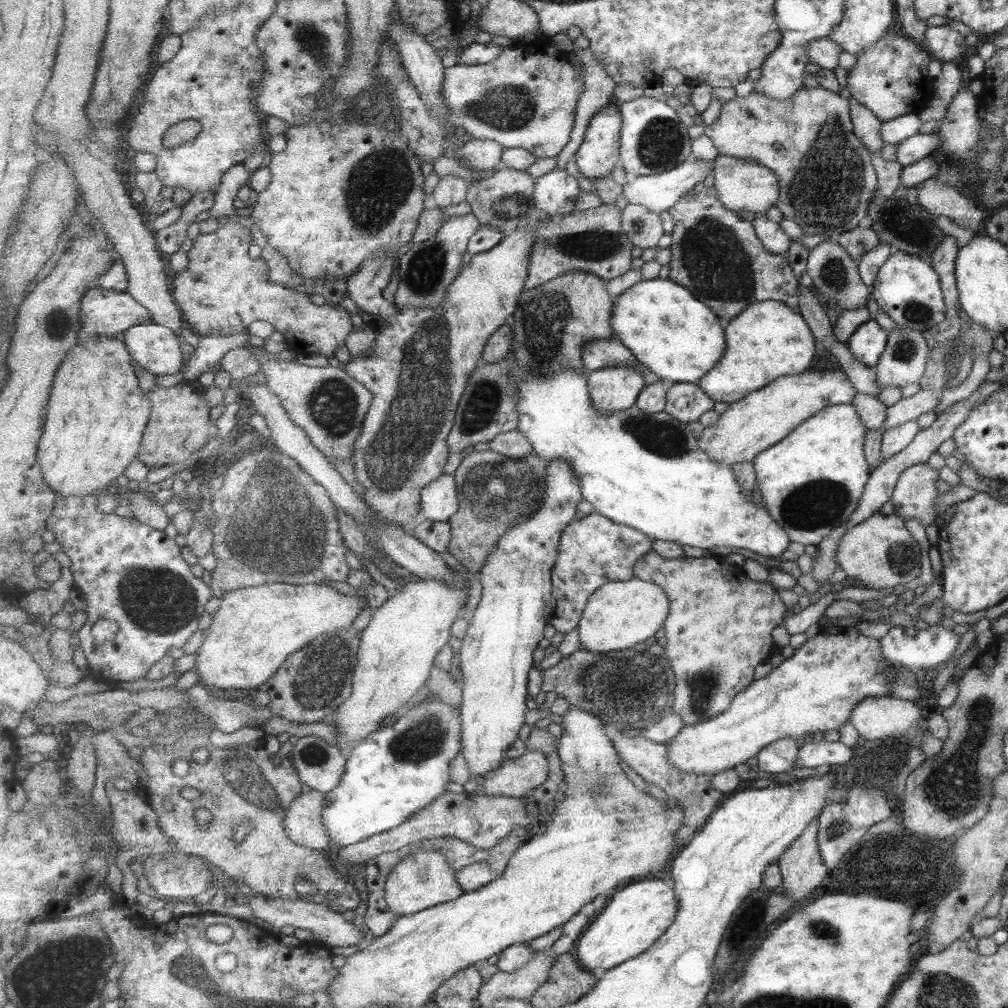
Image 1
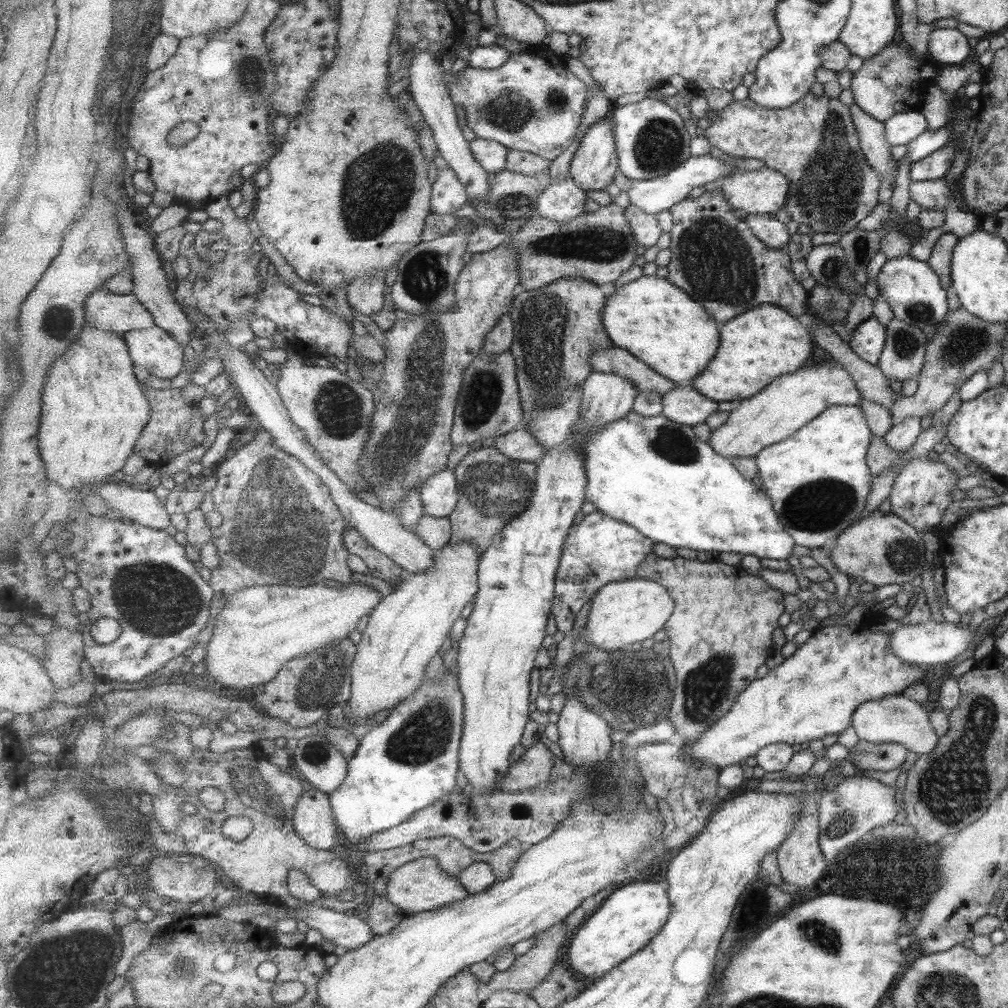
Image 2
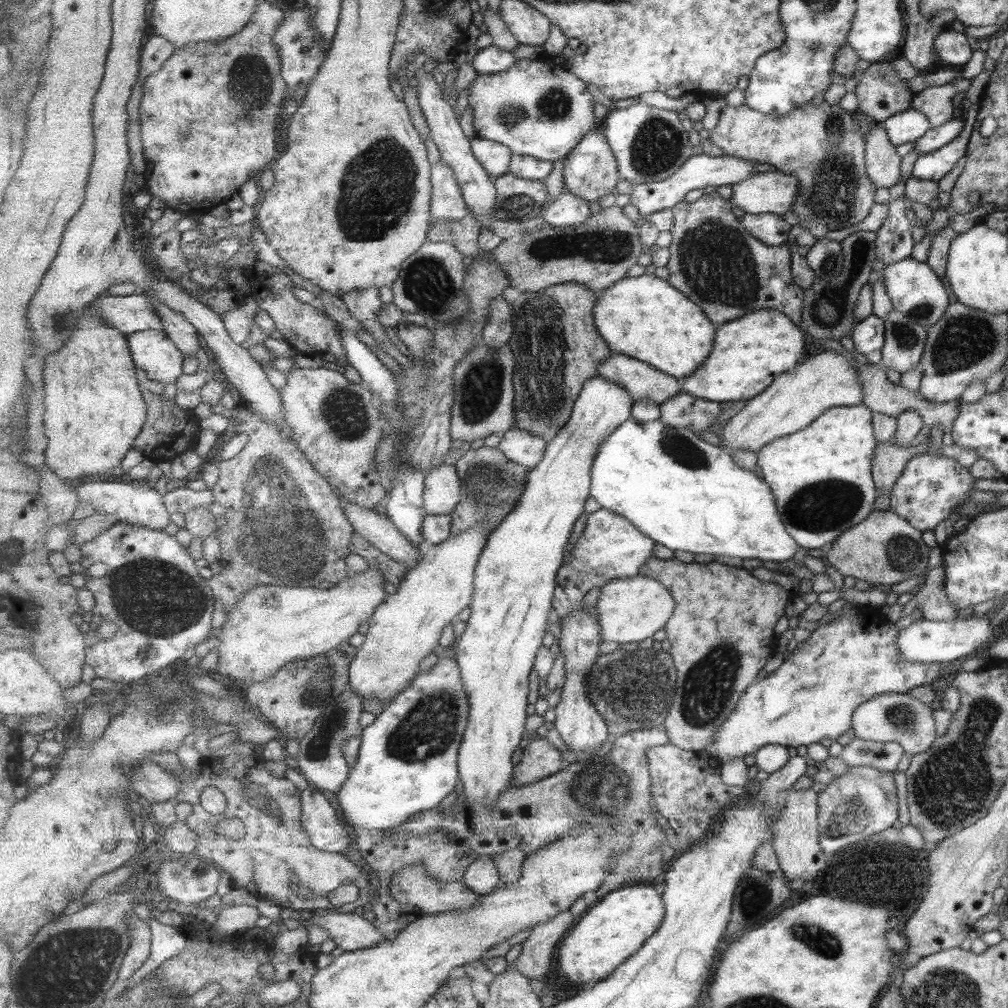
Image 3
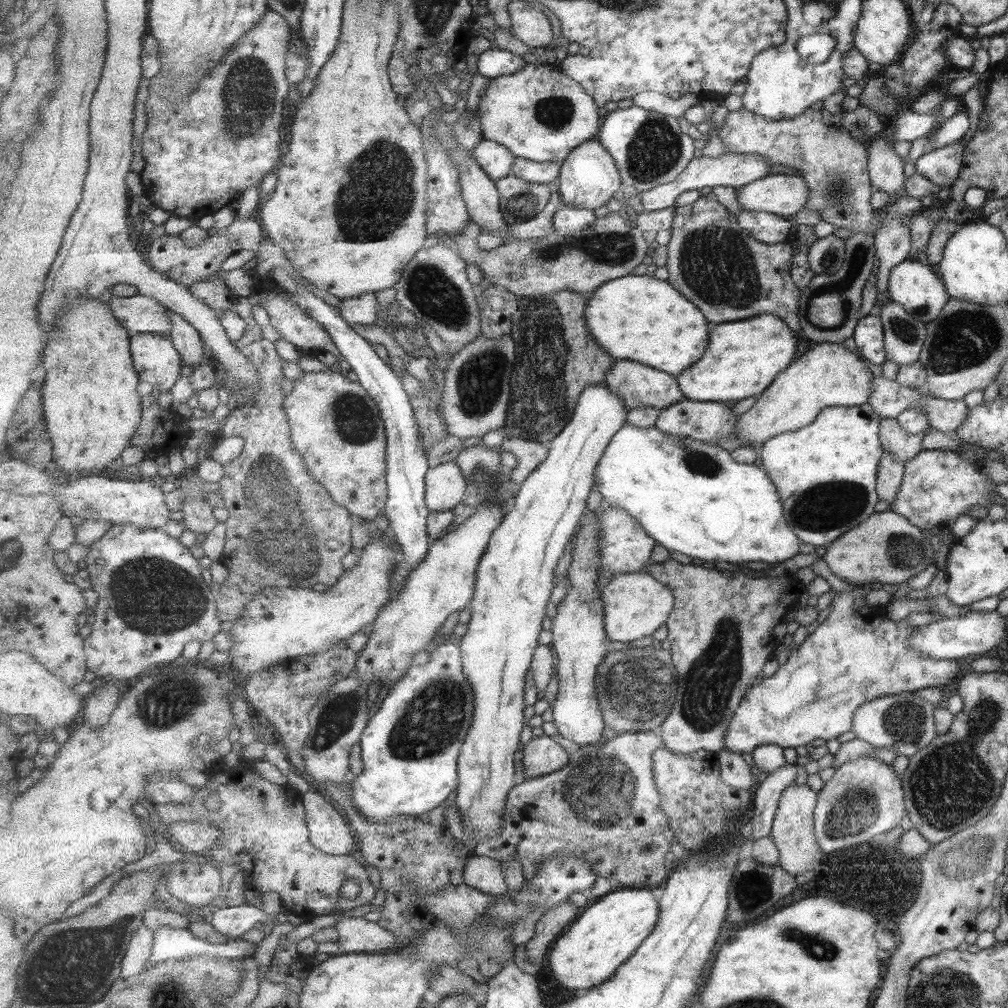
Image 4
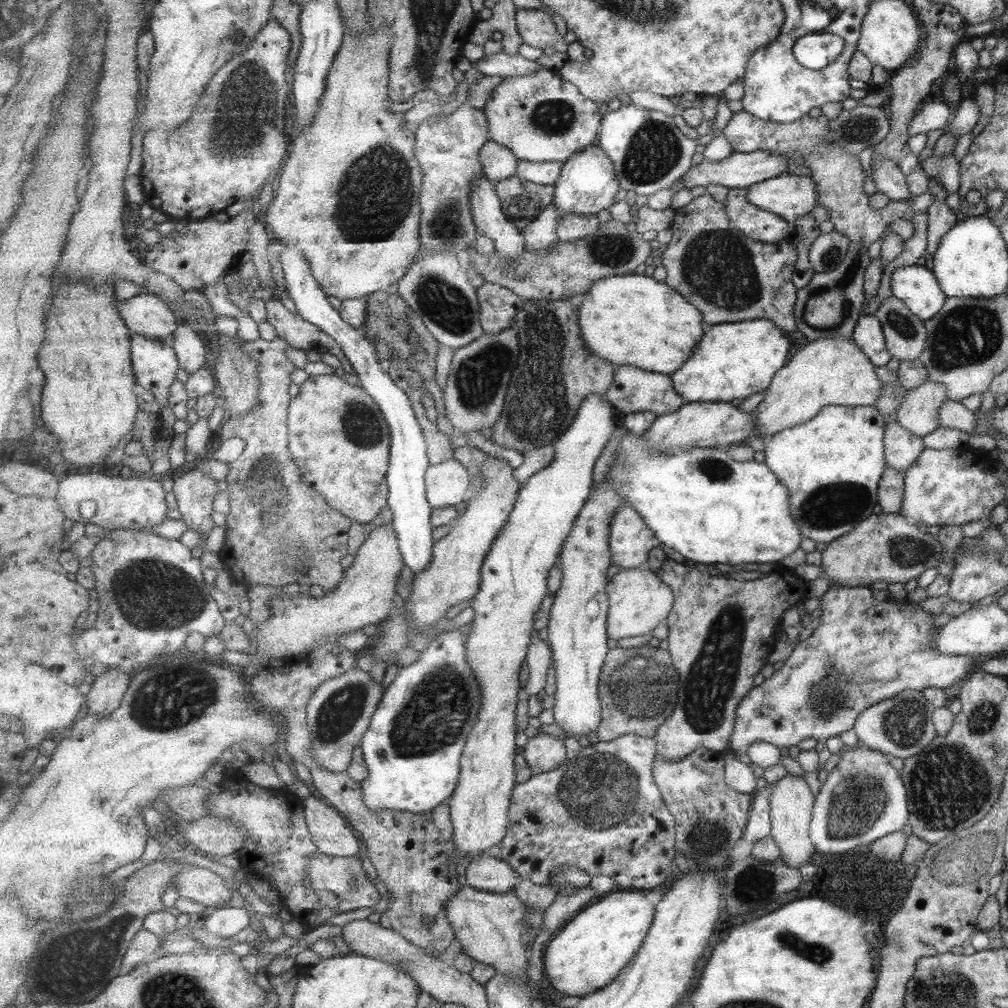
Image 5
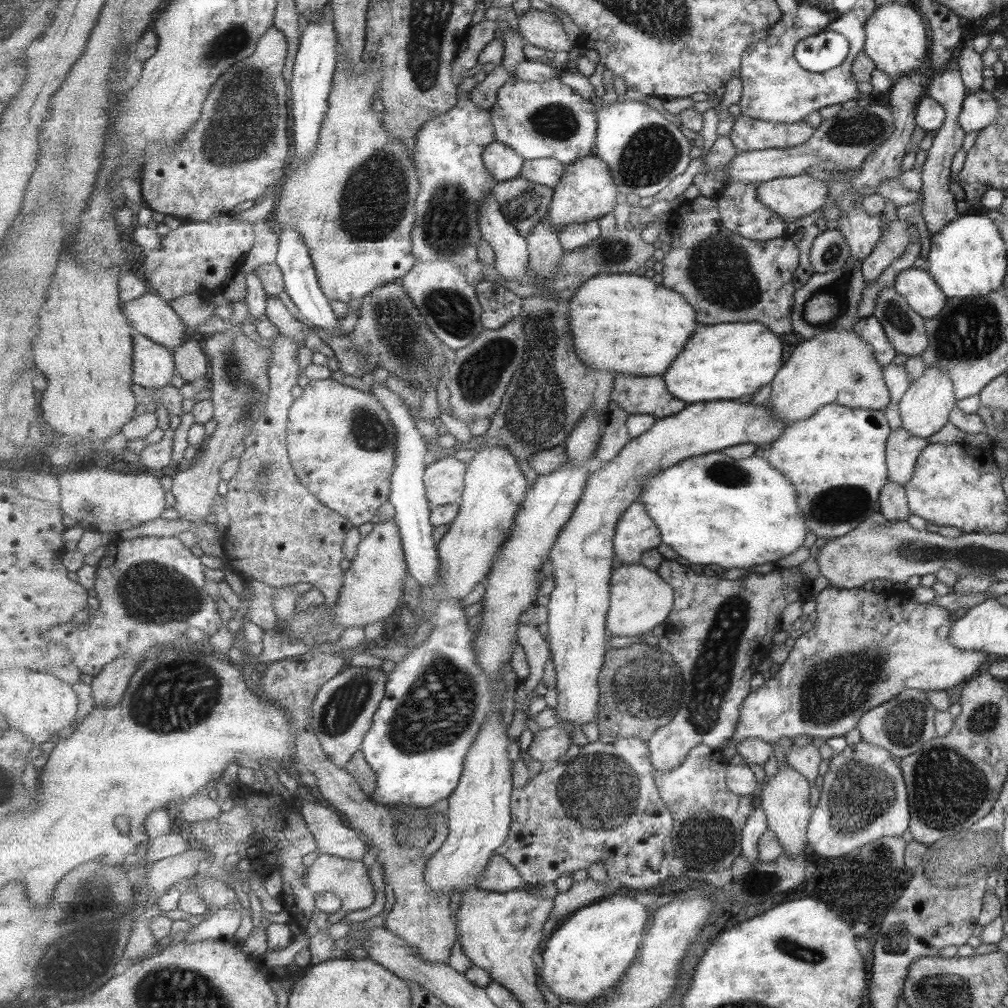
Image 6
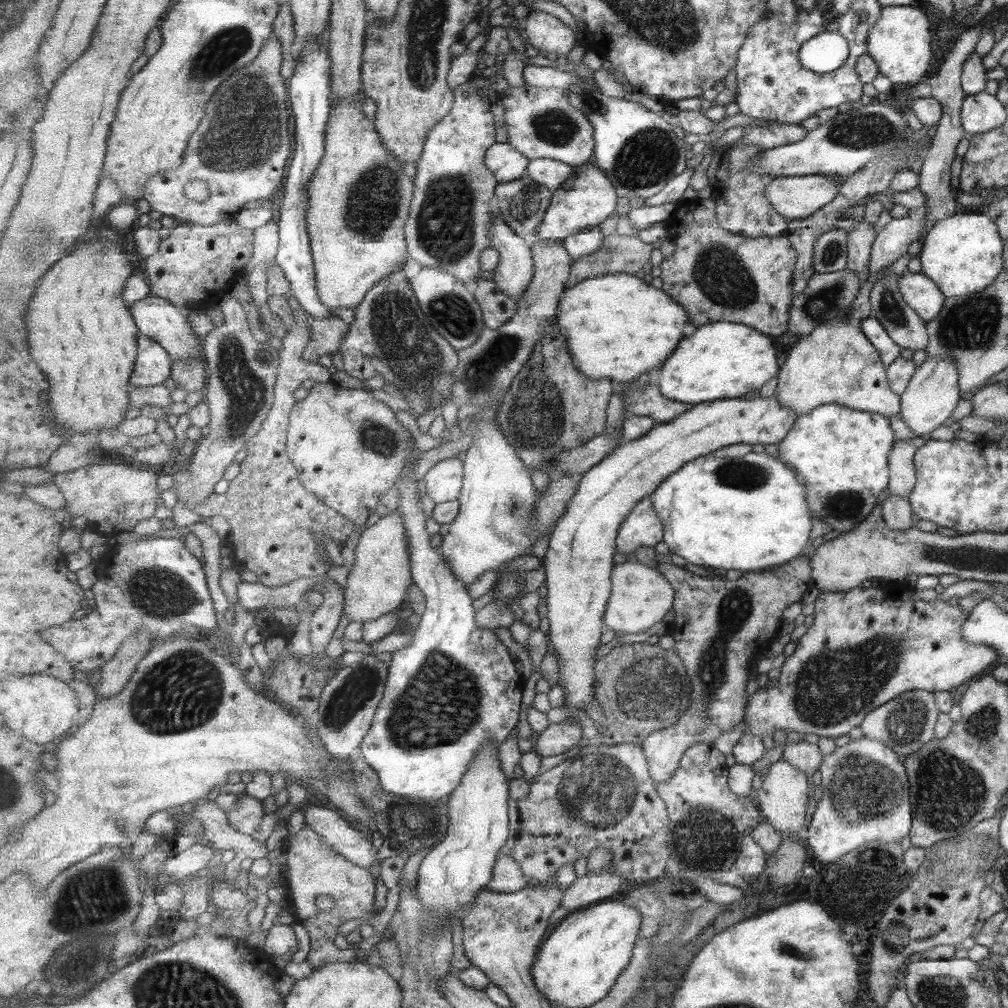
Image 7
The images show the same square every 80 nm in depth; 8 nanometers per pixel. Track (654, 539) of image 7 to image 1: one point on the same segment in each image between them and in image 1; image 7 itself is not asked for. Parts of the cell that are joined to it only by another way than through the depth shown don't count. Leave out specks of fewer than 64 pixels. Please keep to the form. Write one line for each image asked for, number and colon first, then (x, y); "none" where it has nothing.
1: (594, 550)
2: (600, 550)
3: (611, 547)
4: (625, 546)
5: (632, 541)
6: (636, 532)

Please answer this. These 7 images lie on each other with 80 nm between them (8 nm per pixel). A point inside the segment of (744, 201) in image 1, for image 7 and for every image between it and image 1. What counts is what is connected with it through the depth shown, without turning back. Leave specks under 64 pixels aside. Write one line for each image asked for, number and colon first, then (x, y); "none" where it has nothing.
2: (761, 191)
3: (772, 192)
4: (780, 194)
5: (790, 197)
6: (792, 197)
7: (795, 198)

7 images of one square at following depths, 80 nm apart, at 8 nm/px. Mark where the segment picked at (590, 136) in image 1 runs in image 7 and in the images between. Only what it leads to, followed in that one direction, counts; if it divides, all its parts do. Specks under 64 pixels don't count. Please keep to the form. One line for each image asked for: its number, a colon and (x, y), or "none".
2: (594, 166)
3: (591, 171)
4: (589, 178)
5: (588, 184)
6: (587, 192)
7: (585, 201)

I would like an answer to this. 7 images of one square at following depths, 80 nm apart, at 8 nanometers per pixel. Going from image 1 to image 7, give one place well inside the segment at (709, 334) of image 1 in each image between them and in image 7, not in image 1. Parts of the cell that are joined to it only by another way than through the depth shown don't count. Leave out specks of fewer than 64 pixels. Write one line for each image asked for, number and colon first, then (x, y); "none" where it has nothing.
2: (655, 319)
3: (646, 317)
4: (640, 318)
5: (632, 319)
6: (624, 322)
7: (618, 326)

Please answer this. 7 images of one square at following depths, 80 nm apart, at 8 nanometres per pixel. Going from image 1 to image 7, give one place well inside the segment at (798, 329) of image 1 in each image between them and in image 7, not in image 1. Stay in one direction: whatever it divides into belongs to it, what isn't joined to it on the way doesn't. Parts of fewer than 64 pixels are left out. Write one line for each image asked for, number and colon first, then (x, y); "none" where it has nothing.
2: (756, 348)
3: (750, 353)
4: (743, 360)
5: (736, 360)
6: (723, 362)
7: (725, 360)

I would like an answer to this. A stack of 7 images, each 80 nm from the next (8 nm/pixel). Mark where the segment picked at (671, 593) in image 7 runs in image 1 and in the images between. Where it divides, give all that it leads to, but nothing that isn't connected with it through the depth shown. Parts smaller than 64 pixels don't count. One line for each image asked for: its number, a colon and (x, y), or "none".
1: (622, 614)
2: (622, 614)
3: (630, 610)
4: (636, 605)
5: (639, 600)
6: (641, 599)

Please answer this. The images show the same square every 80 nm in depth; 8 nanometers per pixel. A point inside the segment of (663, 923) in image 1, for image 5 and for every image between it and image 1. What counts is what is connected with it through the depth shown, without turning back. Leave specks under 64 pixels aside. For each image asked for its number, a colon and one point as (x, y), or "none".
2: (626, 923)
3: (614, 929)
4: (604, 936)
5: (589, 953)

